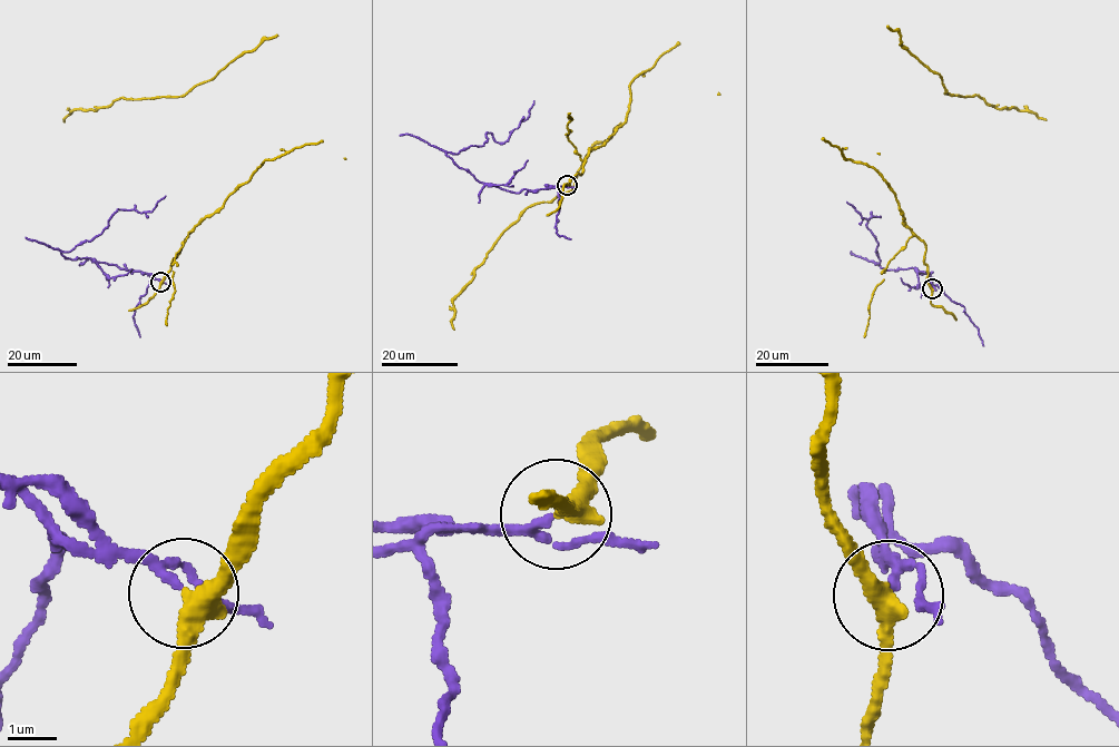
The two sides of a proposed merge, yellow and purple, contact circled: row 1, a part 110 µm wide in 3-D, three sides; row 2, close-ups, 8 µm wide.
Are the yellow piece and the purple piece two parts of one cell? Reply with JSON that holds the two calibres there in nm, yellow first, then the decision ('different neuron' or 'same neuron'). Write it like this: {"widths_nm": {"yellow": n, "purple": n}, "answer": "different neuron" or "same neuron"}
{"widths_nm": {"yellow": 360, "purple": 150}, "answer": "different neuron"}

